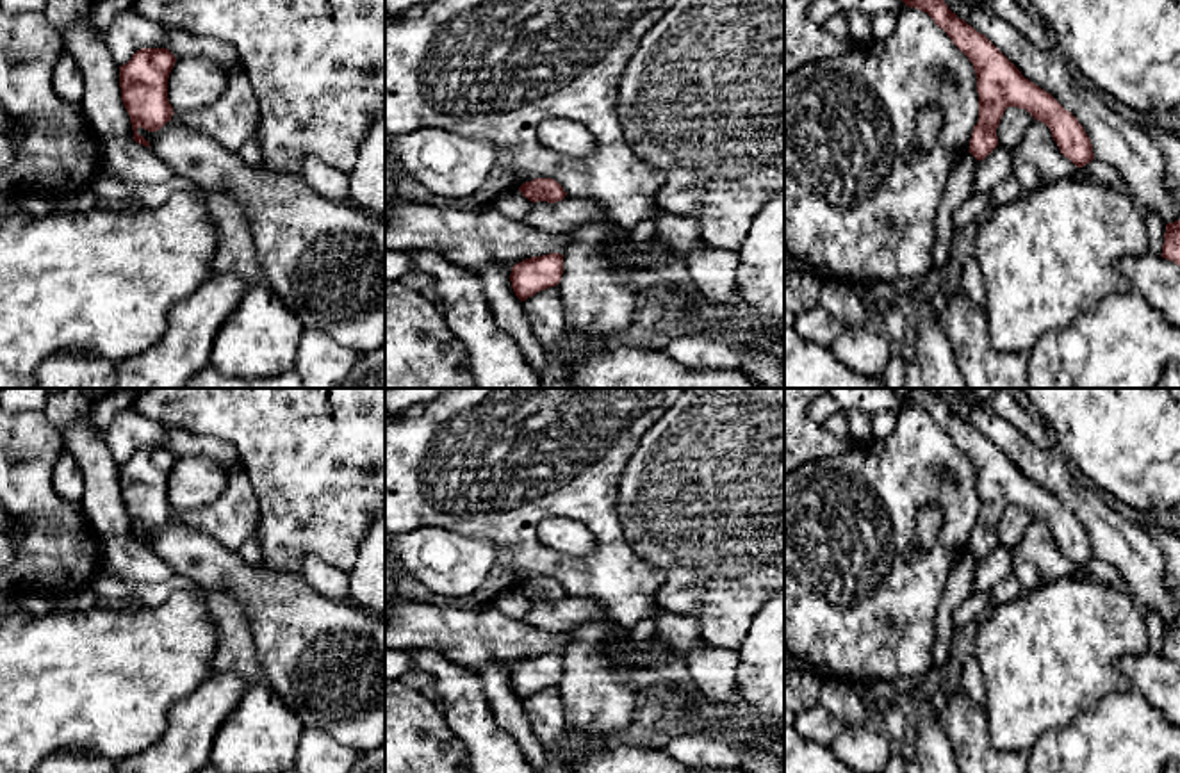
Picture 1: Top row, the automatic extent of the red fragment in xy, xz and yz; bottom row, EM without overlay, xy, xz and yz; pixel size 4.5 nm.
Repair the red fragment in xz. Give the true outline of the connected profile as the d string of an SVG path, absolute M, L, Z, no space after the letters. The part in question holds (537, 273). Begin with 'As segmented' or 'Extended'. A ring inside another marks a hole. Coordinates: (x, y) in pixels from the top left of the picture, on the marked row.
As segmented. M549 253L526 258L512 267L510 281L520 301L540 290L556 287L563 274L563 255Z

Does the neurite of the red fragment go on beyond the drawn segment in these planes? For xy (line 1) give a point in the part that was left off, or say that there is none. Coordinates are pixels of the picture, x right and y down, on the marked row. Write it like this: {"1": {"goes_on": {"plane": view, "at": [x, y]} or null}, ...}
{"1": {"goes_on": null}}

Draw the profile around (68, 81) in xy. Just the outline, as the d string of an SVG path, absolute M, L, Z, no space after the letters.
M59 50L57 64L53 69L53 87L66 102L82 102L84 96L84 75L66 50Z

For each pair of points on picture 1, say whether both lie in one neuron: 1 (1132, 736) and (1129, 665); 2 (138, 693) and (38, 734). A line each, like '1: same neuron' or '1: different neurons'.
1: different neurons
2: same neuron

